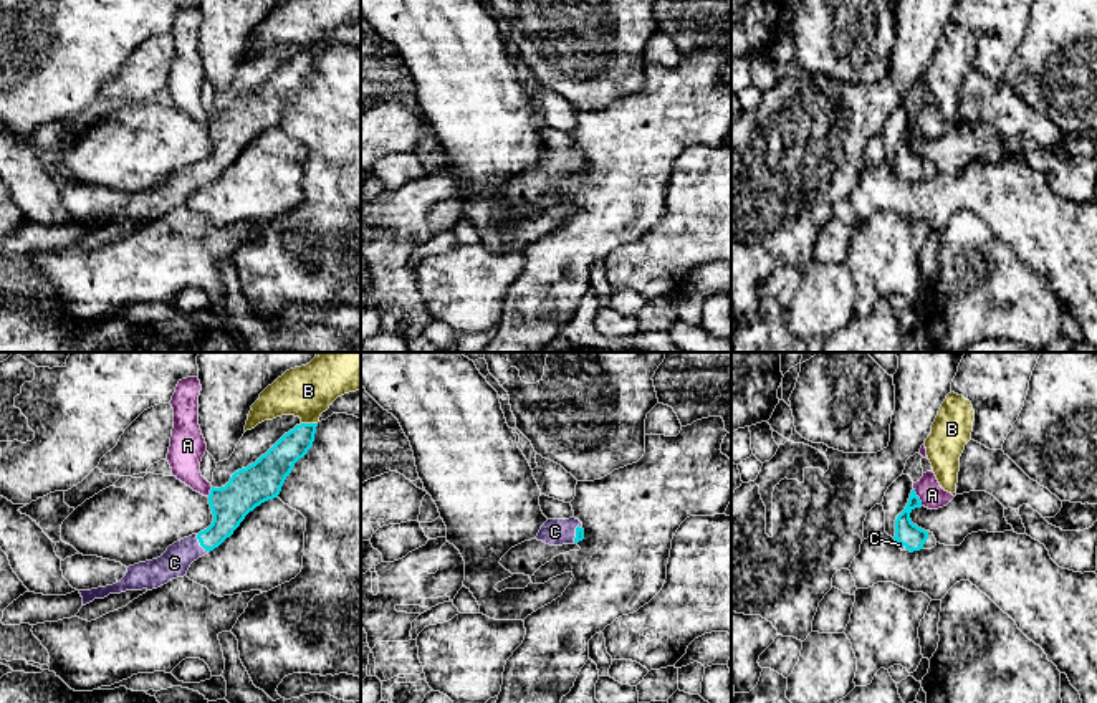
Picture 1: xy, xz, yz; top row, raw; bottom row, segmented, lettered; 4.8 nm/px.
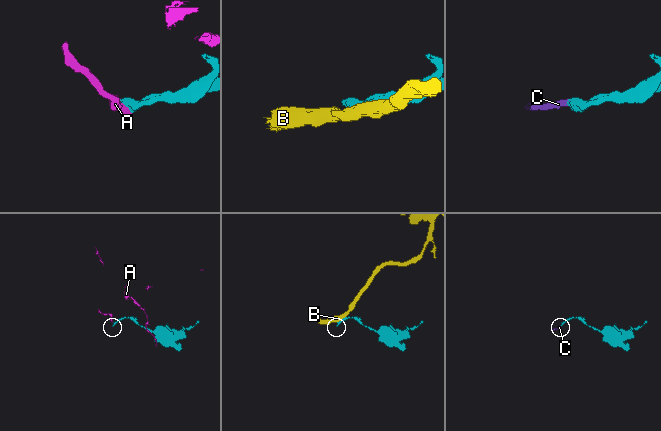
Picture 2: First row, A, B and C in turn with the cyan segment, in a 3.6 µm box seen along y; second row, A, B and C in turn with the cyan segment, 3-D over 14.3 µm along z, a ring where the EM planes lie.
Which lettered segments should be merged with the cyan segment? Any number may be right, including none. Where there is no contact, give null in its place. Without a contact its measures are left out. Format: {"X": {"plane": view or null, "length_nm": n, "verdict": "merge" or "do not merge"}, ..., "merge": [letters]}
{"A": {"plane": "yz", "length_nm": 100, "verdict": "do not merge"}, "B": {"plane": "xy", "length_nm": 90, "verdict": "do not merge"}, "C": {"plane": "xy", "length_nm": 110, "verdict": "merge"}, "merge": ["C"]}

